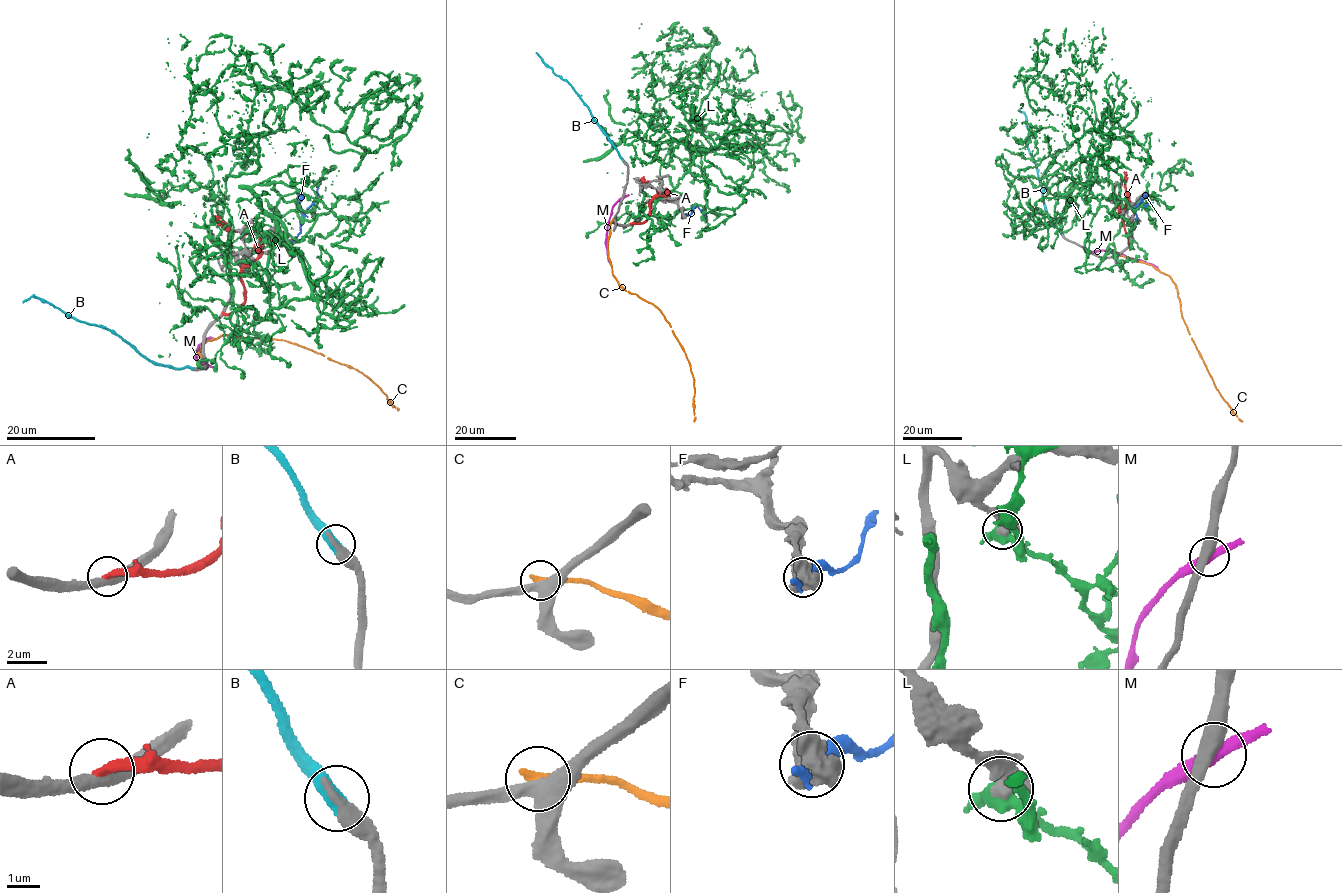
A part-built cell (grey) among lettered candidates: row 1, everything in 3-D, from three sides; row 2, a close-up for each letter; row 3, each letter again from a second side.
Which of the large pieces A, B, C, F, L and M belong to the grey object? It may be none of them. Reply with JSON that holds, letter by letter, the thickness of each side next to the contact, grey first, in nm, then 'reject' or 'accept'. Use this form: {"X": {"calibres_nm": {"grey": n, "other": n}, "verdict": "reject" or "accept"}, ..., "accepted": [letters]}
{"A": {"calibres_nm": {"grey": 440, "other": 400}, "verdict": "reject"}, "B": {"calibres_nm": {"grey": 480, "other": 550}, "verdict": "accept"}, "C": {"calibres_nm": {"grey": 380, "other": 300}, "verdict": "reject"}, "F": {"calibres_nm": {"grey": 550, "other": 600}, "verdict": "reject"}, "L": {"calibres_nm": {"grey": 600, "other": 480}, "verdict": "reject"}, "M": {"calibres_nm": {"grey": 440, "other": 420}, "verdict": "reject"}, "accepted": ["B"]}

